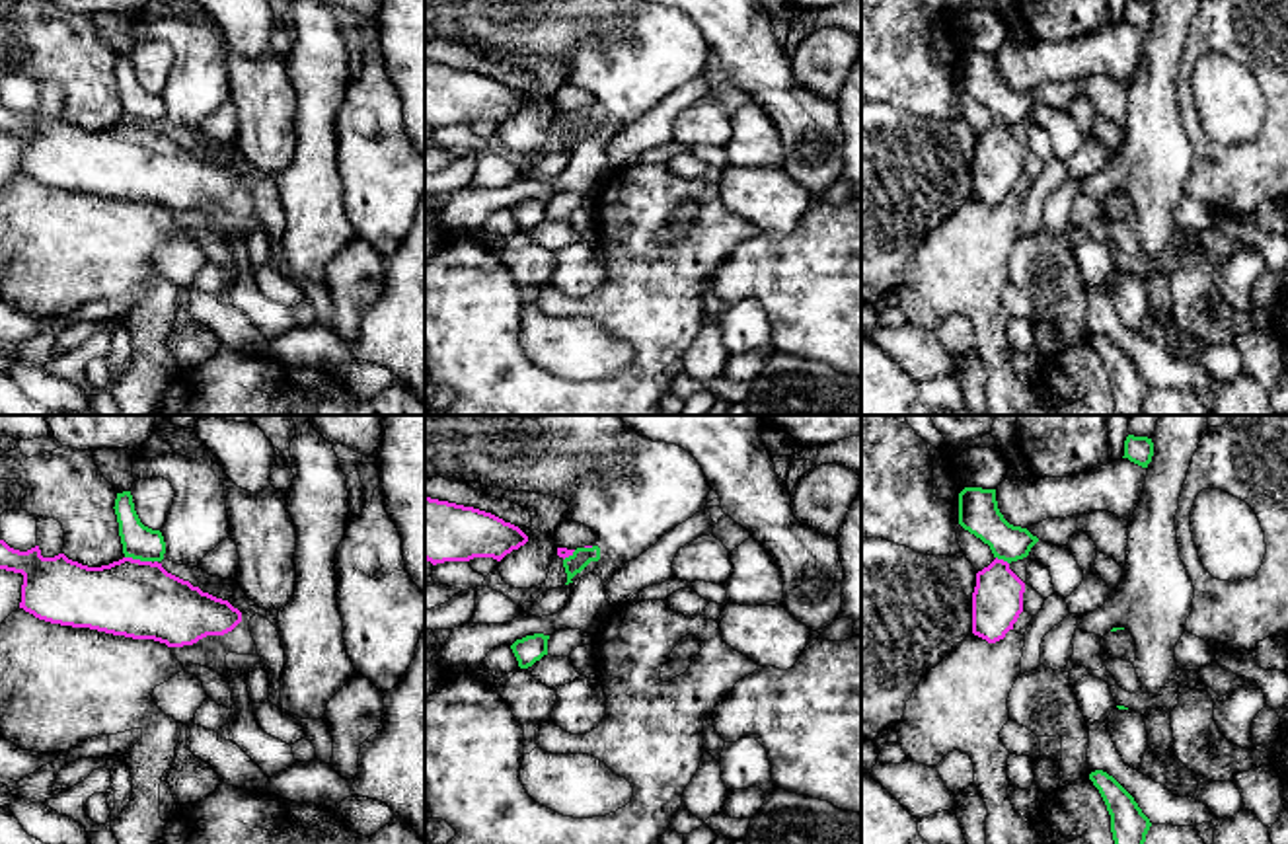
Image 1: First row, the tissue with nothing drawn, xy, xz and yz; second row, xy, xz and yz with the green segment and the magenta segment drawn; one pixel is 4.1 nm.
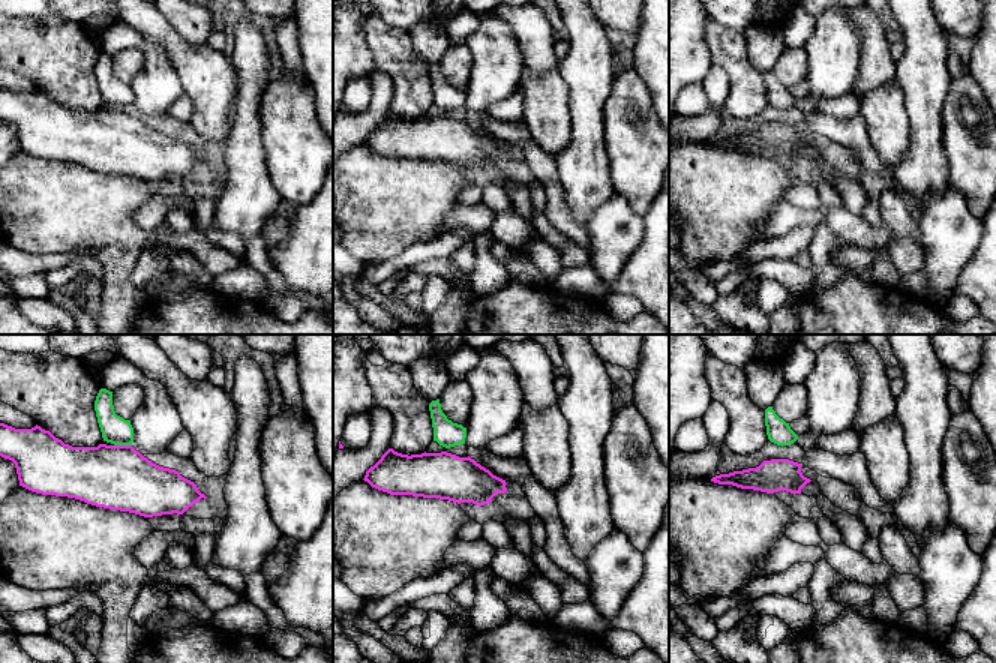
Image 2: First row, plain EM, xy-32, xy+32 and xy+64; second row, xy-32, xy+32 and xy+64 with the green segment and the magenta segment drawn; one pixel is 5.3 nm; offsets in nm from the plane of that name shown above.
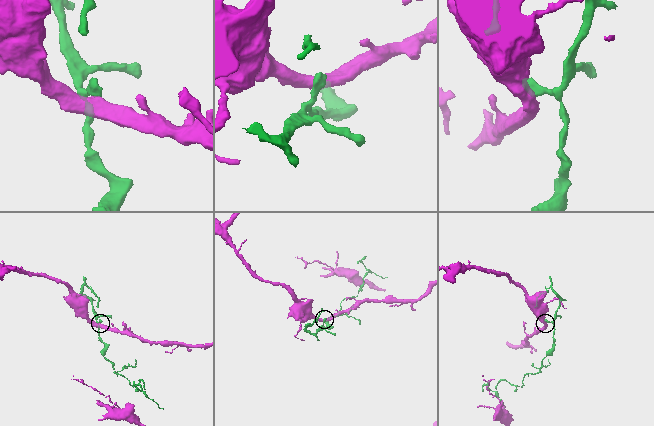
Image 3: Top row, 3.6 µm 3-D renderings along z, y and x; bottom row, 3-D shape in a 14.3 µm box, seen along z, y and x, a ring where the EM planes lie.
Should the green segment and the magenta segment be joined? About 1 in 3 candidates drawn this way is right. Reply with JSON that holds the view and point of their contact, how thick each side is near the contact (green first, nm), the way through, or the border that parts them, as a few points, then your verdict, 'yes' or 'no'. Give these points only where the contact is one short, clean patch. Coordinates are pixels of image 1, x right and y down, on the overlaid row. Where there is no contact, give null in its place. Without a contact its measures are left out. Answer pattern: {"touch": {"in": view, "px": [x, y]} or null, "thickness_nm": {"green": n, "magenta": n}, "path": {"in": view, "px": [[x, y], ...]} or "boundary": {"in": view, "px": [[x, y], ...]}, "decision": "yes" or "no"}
{"touch": {"in": "xy", "px": [139, 558]}, "thickness_nm": {"green": 140, "magenta": 320}, "boundary": {"in": "xy", "px": [[125, 556], [151, 562]]}, "decision": "no"}

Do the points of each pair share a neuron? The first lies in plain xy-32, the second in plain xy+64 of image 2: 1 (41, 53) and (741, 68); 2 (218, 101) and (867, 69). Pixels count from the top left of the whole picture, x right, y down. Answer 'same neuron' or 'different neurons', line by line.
1: same neuron
2: different neurons

